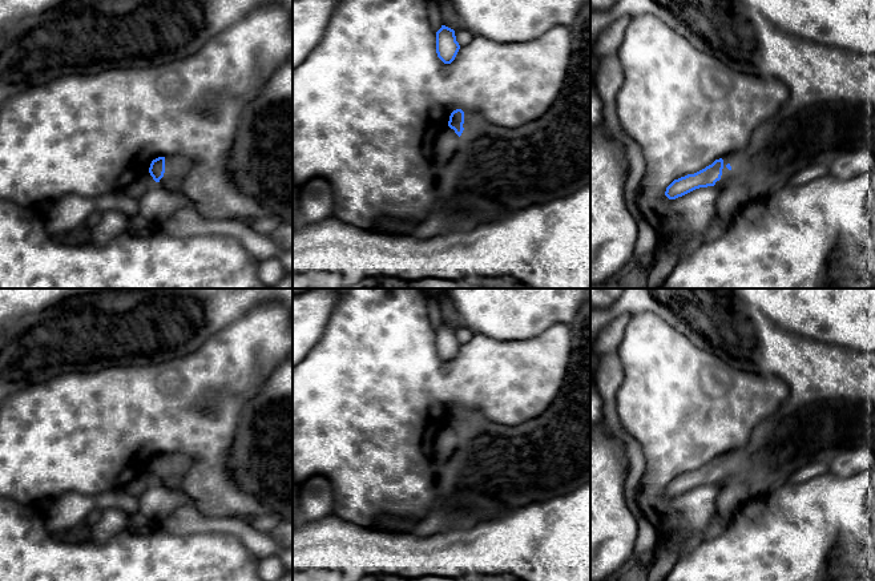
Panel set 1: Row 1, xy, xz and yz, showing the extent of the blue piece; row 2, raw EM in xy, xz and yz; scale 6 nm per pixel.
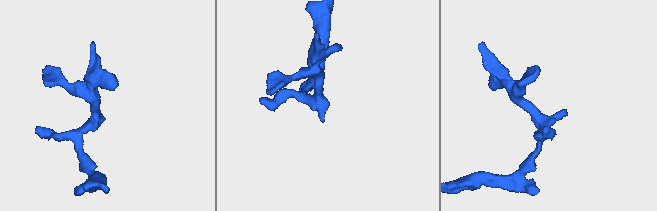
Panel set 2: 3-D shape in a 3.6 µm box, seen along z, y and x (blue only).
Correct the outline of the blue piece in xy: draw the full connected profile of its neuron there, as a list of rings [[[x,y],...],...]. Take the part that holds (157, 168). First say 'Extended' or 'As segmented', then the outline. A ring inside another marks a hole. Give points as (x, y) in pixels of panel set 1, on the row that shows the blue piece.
Extended. [[[181,154],[158,157],[152,161],[149,173],[156,182],[169,190],[178,190],[184,178],[193,169],[194,162]]]

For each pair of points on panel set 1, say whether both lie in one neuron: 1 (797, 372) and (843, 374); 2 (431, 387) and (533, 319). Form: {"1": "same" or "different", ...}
{"1": "same", "2": "different"}

